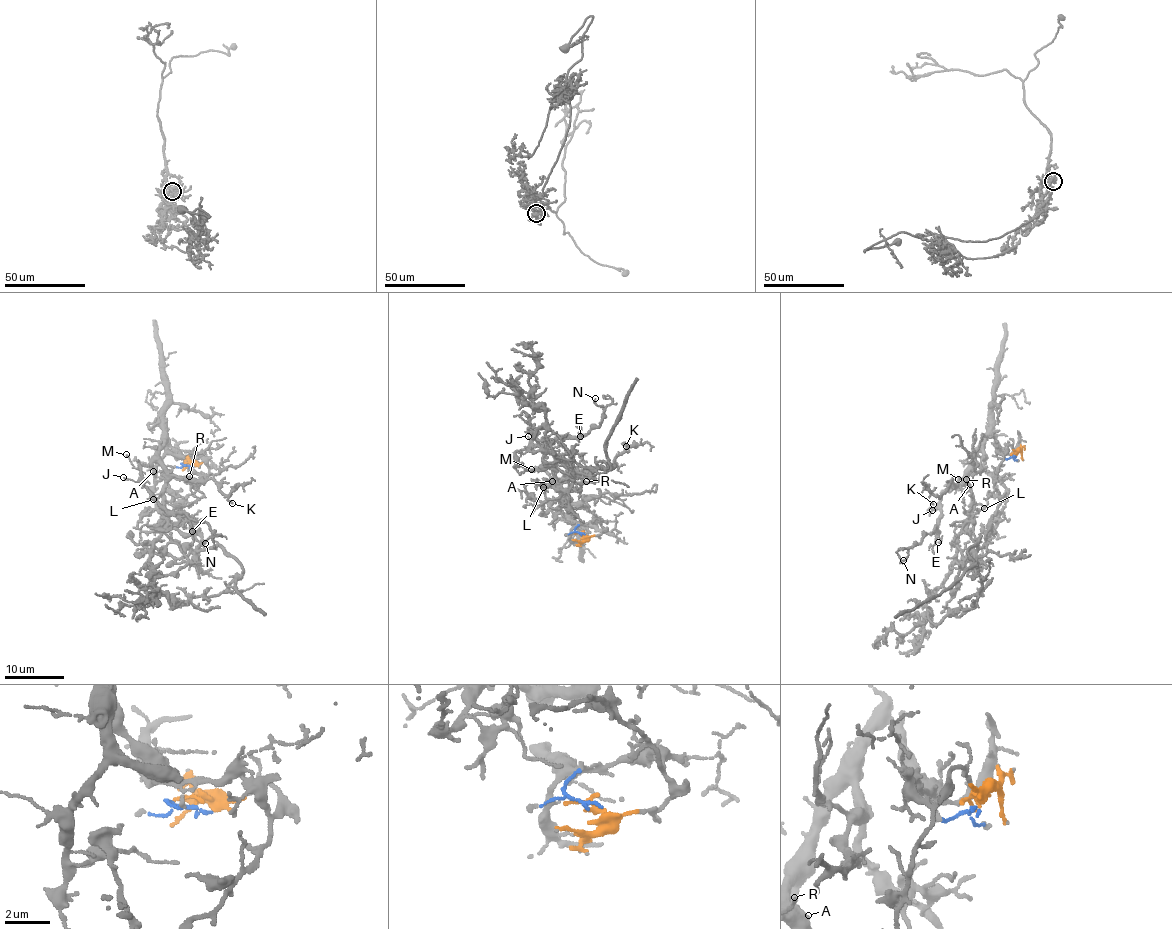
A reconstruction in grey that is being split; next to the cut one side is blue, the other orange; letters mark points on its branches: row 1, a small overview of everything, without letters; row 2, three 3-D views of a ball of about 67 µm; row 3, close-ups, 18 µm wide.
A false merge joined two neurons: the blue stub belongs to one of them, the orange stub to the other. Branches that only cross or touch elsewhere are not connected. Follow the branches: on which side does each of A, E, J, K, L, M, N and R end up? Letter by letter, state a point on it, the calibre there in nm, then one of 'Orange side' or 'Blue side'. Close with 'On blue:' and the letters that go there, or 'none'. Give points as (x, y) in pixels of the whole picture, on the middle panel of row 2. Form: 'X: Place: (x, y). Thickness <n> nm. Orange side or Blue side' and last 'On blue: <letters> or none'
A: Place: (552, 481). Thickness 140 nm. Blue side
E: Place: (580, 436). Thickness 90 nm. Blue side
J: Place: (528, 436). Thickness 120 nm. Blue side
K: Place: (626, 446). Thickness 130 nm. Blue side
L: Place: (543, 487). Thickness 120 nm. Blue side
M: Place: (531, 469). Thickness 120 nm. Blue side
N: Place: (595, 398). Thickness 120 nm. Blue side
R: Place: (586, 481). Thickness 90 nm. Blue side
On blue: A, E, J, K, L, M, N, R

